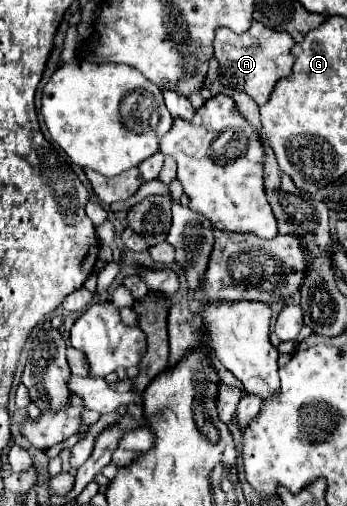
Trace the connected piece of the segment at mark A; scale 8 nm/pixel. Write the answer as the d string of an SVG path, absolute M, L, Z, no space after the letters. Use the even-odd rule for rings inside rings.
M257 21L251 23L249 31L237 35L227 27L219 27L215 31L213 47L215 47L215 59L219 61L221 67L221 83L223 85L235 85L235 89L245 91L257 105L265 105L269 99L269 93L273 91L273 85L281 77L291 75L291 65L293 65L293 55L291 55L291 45L293 37L283 31L273 31Z

